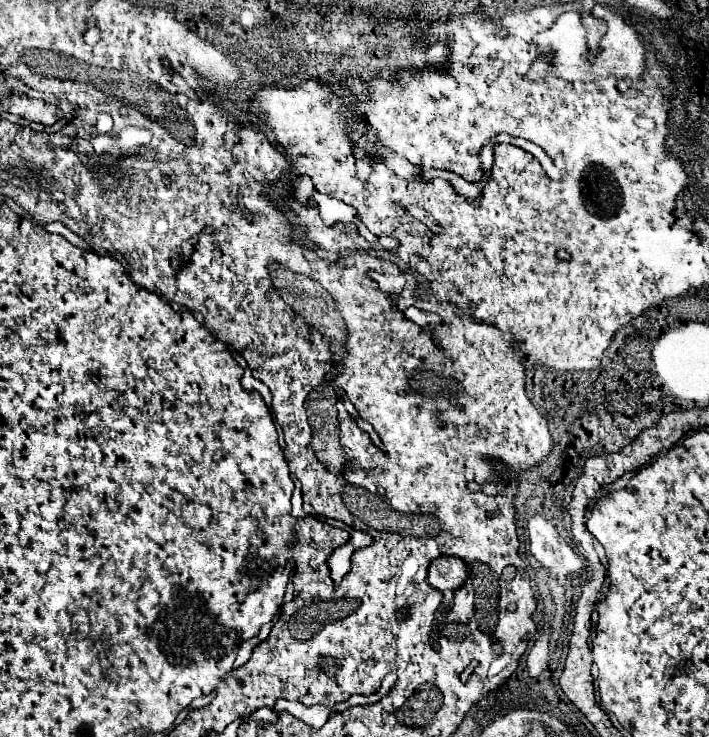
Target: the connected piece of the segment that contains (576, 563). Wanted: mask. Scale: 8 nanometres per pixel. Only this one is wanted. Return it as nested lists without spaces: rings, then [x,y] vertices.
[[[533,514],[529,518],[527,532],[529,552],[551,572],[579,572],[583,568],[583,560],[541,514]]]

